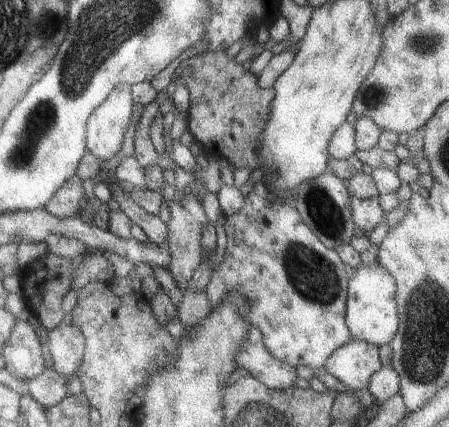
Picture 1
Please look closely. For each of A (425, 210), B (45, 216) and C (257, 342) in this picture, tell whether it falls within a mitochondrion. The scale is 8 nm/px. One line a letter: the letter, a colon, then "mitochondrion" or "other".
A: other
B: other
C: other

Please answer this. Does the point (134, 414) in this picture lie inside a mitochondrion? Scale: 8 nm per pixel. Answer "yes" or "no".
no

